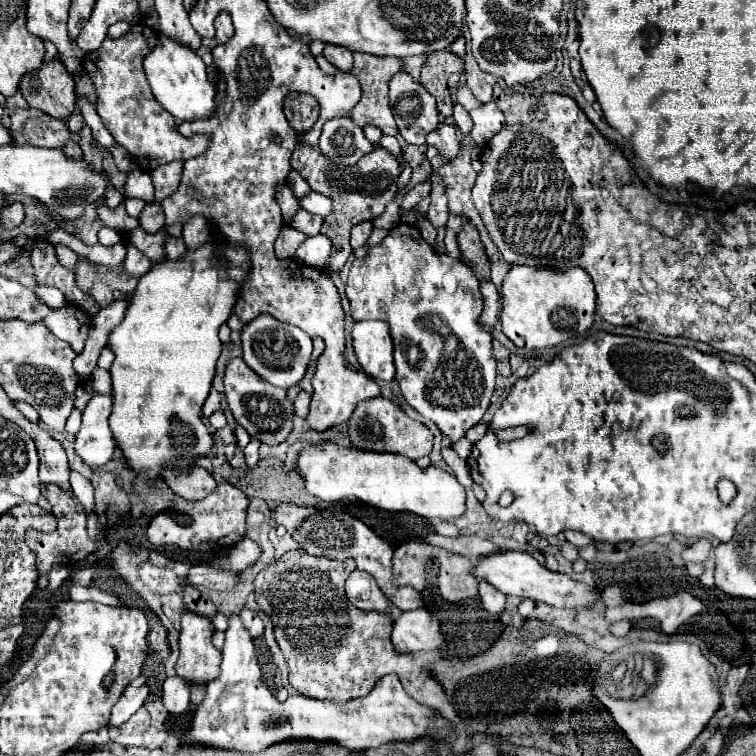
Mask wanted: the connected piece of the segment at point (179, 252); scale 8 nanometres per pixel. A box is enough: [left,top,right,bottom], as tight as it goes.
[166,237,186,259]

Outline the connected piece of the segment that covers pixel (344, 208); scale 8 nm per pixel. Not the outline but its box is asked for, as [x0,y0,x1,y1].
[292,143,400,275]

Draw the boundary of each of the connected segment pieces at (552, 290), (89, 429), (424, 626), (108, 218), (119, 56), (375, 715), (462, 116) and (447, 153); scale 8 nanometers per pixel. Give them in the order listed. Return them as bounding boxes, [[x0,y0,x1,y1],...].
[[502,265,596,351],[76,393,116,467],[390,609,444,653],[98,203,138,233],[82,23,206,172],[186,613,450,753],[454,105,472,135],[426,123,460,163]]

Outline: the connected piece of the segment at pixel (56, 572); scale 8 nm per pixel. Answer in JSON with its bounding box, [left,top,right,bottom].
[48,564,71,591]

